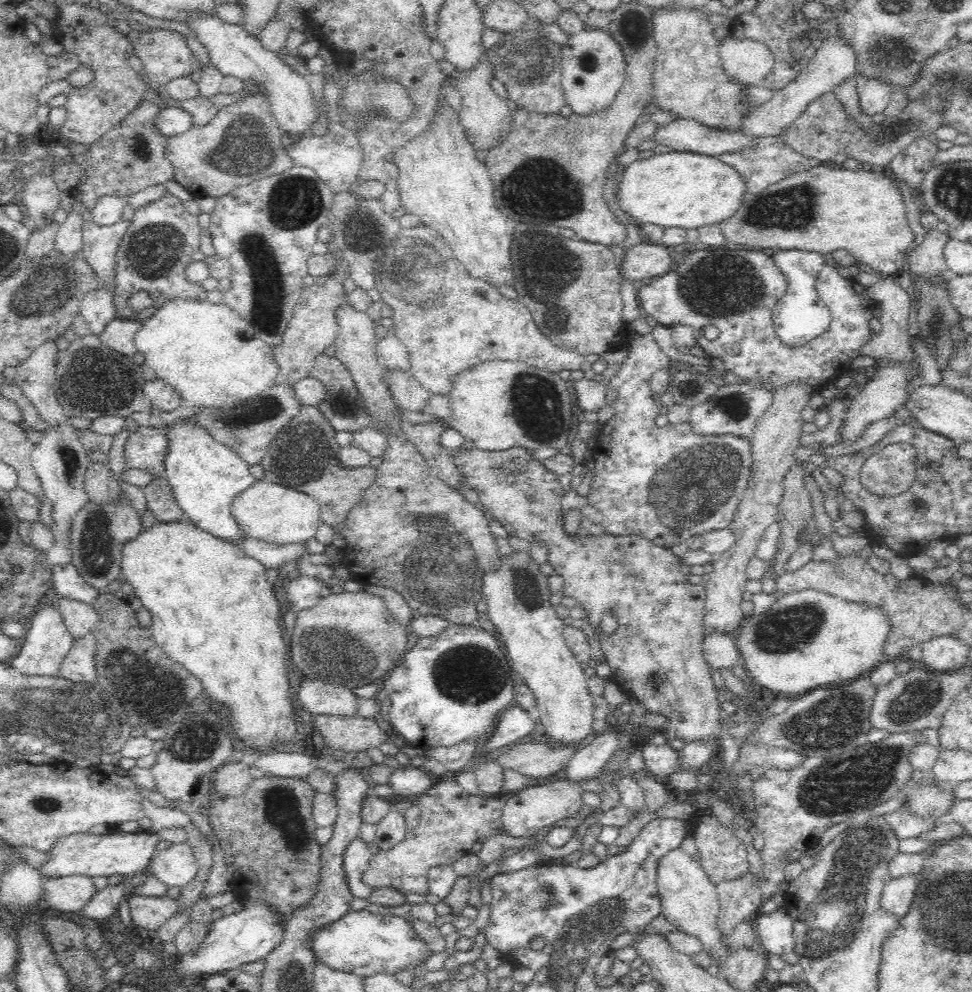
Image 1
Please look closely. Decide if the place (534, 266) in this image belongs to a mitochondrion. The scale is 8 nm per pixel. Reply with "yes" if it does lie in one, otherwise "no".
yes

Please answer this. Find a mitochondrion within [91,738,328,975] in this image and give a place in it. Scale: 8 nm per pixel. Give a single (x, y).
(285, 812)

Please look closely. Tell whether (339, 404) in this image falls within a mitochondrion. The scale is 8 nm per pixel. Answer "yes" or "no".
yes

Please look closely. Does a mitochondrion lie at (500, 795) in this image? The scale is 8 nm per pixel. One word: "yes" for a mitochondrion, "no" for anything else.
no

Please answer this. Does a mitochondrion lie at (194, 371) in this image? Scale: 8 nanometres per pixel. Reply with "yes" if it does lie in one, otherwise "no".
no

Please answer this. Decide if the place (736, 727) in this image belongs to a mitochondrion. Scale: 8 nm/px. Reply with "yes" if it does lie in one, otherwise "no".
no

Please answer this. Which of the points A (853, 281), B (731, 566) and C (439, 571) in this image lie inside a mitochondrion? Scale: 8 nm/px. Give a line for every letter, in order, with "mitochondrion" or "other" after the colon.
A: other
B: other
C: mitochondrion

